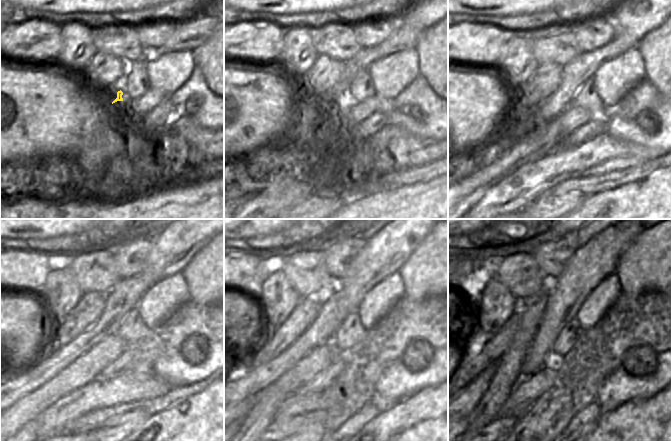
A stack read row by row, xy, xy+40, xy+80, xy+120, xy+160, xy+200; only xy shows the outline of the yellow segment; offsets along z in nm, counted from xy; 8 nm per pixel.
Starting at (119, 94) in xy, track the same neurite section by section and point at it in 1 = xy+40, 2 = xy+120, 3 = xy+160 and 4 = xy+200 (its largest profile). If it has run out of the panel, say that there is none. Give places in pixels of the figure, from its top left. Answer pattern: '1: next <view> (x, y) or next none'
1: next xy+40 (329, 111)
2: next xy+120 (123, 308)
3: next xy+160 (350, 298)
4: next xy+200 (533, 361)

